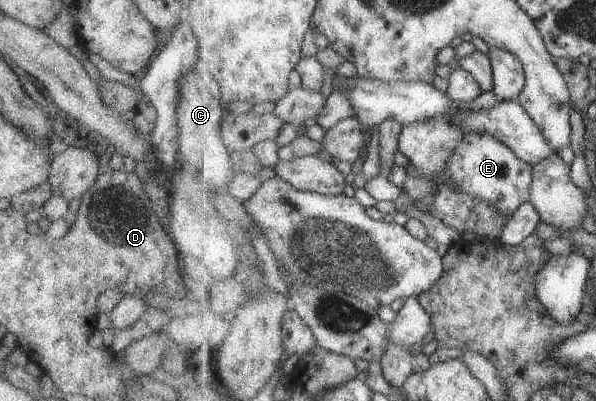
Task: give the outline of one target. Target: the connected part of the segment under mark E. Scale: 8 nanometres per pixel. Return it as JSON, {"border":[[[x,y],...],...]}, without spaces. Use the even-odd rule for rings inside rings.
{"border":[[[469,132],[452,152],[451,160],[439,176],[445,184],[451,184],[461,192],[489,200],[503,218],[510,219],[521,204],[531,200],[534,166],[519,158],[512,148],[497,140],[497,136]]]}

